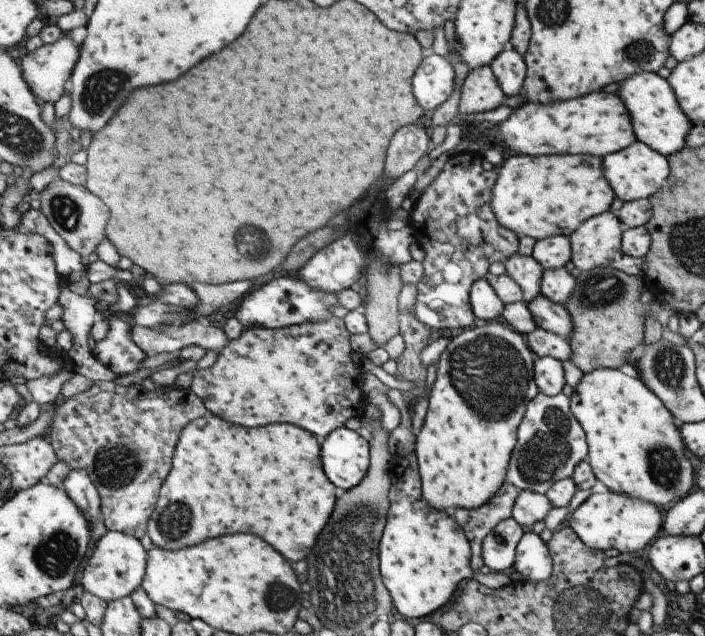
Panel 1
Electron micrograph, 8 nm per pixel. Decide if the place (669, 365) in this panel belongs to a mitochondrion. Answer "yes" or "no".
yes

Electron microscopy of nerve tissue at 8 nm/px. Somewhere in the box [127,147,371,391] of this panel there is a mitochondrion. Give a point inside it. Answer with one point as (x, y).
(253, 241)

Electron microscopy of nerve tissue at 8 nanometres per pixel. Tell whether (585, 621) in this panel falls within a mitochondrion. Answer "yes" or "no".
yes

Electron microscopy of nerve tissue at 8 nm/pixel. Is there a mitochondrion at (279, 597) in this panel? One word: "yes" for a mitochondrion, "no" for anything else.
yes

